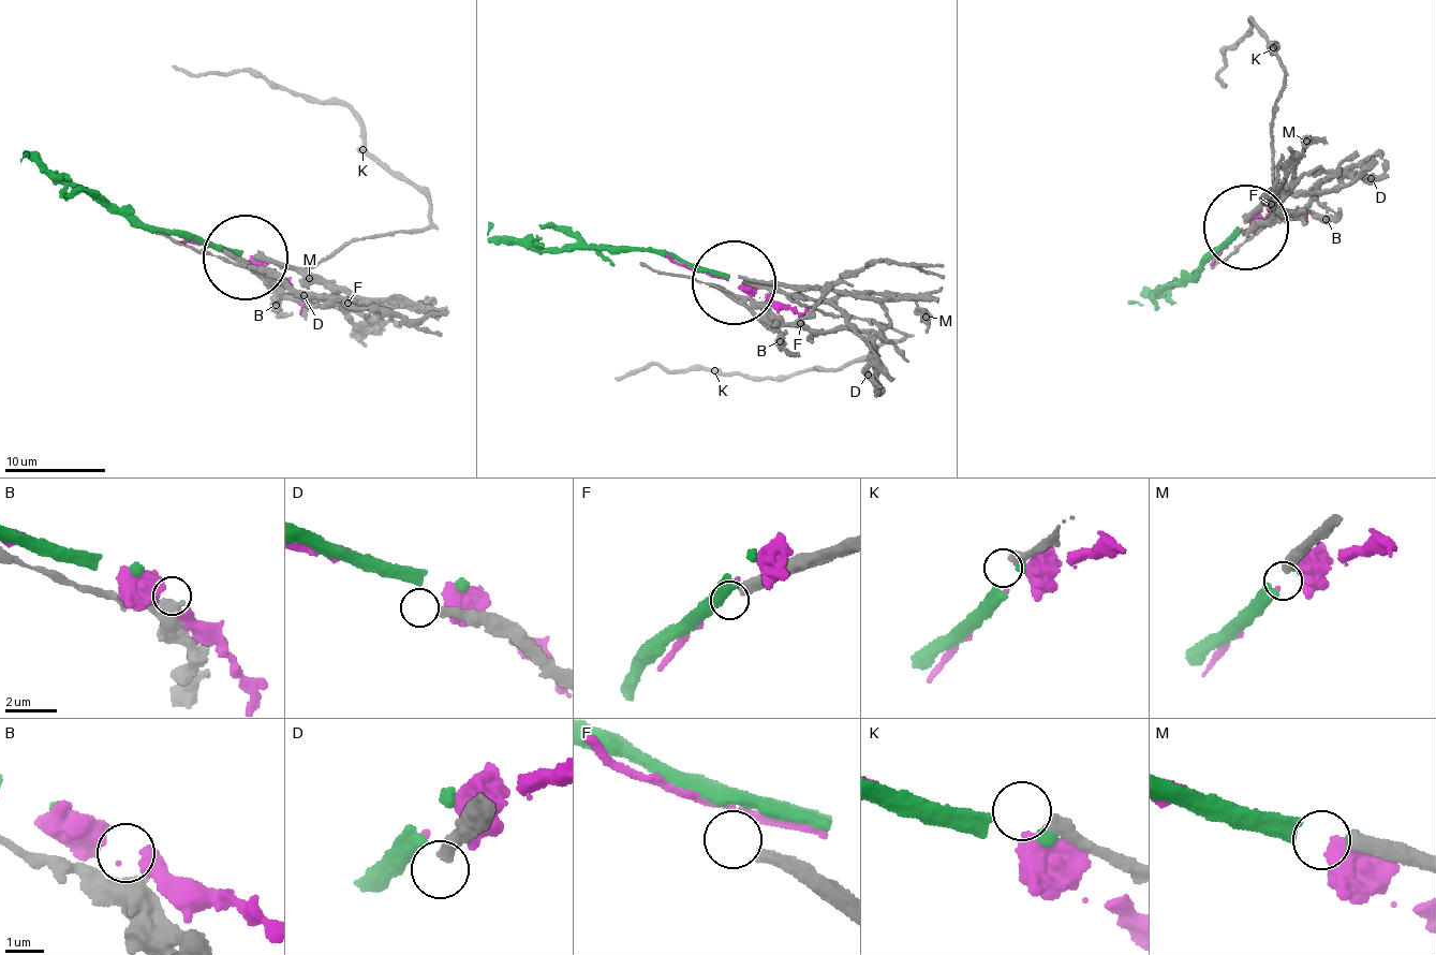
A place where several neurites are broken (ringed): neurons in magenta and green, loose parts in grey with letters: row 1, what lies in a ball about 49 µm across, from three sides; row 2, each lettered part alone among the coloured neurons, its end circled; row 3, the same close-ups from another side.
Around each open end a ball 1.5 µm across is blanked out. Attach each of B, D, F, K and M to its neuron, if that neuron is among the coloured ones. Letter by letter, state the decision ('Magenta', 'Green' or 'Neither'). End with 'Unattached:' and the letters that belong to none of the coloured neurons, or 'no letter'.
B: Magenta
D: Neither
F: Neither
K: Neither
M: Green
Unattached: D, F, K

